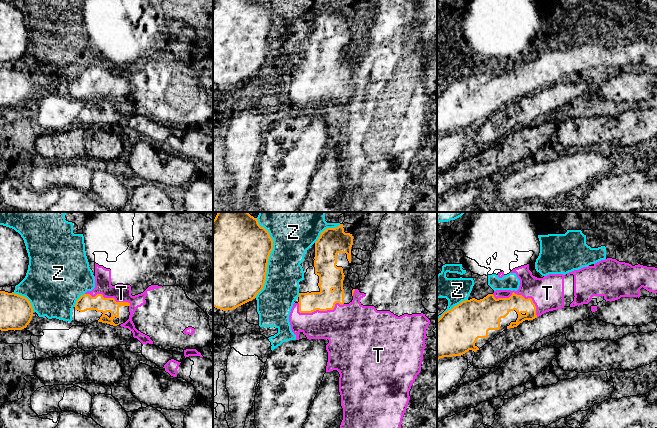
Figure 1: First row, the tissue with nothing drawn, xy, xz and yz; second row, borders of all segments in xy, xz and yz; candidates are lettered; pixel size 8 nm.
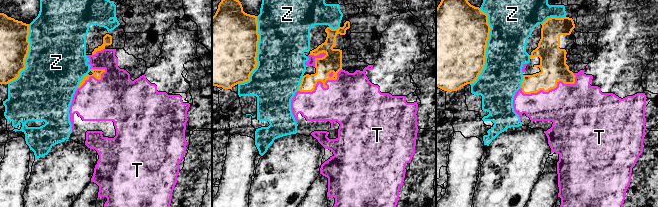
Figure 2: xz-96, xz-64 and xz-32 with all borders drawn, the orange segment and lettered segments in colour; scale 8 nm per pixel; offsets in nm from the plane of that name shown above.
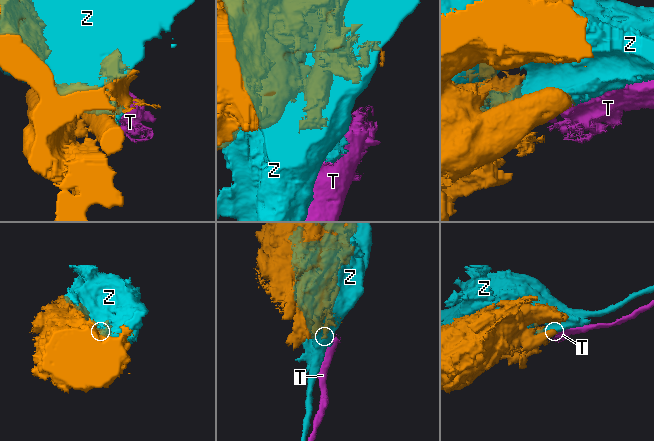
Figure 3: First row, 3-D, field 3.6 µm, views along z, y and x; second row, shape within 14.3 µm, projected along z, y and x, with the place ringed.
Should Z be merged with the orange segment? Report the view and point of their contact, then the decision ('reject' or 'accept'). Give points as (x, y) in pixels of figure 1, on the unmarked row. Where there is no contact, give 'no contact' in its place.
contact xz (267, 36); reject

